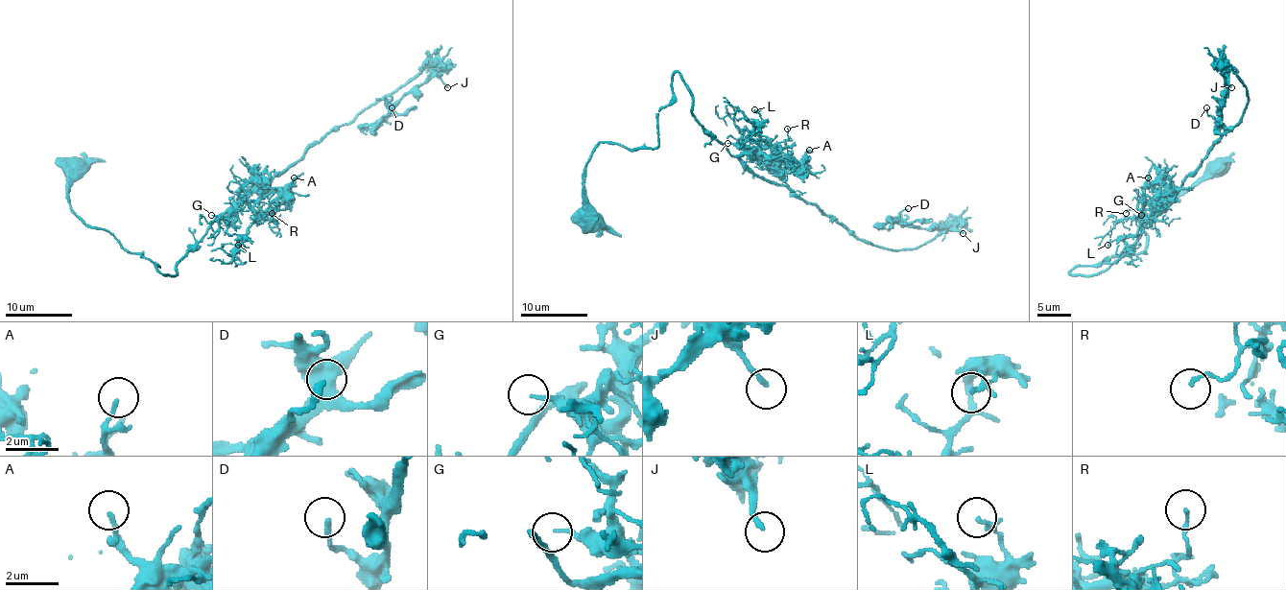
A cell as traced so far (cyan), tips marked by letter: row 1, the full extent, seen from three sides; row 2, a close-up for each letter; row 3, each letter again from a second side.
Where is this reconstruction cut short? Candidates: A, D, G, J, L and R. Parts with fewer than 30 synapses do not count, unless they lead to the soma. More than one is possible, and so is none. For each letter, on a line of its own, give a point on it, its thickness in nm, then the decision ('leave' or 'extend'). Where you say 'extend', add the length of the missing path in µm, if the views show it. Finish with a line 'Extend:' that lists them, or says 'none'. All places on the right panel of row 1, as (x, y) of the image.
A: at (1148, 177); 140 nm thick; leave
D: at (1206, 107); 200 nm thick; extend; about 20 µm are missing
G: at (1141, 215); 140 nm thick; leave
J: at (1231, 87); 180 nm thick; leave
L: at (1107, 245); 190 nm thick; leave
R: at (1126, 213); 120 nm thick; leave
Extend: D

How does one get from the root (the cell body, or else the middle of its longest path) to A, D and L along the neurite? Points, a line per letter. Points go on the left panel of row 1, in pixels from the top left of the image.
A: (211, 224), (218, 218), (231, 222), (242, 202), (258, 211), (270, 211), (290, 191), (294, 177)
D: (211, 224), (250, 193), (294, 164), (333, 129), (350, 123), (427, 69), (430, 74), (384, 118), (392, 107)
L: (211, 224), (218, 218), (228, 223), (233, 211), (250, 209), (256, 218), (238, 245)

